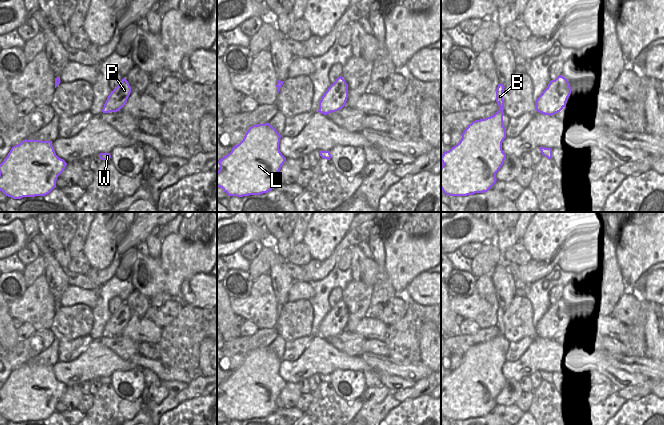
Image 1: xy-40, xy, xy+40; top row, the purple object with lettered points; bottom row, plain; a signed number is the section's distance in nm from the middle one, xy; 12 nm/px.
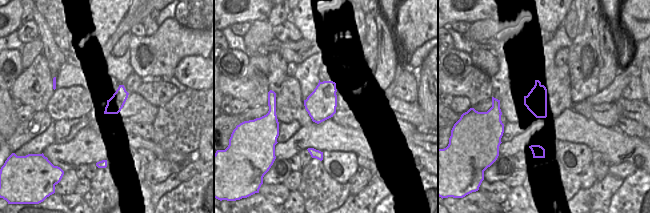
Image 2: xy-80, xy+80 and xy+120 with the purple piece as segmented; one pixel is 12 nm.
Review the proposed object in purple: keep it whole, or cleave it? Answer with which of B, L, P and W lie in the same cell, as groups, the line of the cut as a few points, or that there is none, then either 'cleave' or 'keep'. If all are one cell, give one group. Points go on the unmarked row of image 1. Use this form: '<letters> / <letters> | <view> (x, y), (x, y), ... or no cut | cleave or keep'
B L P W | no cut | keep

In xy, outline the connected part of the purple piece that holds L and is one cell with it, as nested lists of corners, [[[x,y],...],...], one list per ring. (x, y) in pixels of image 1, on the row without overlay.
[[[269,347],[251,350],[243,364],[229,378],[218,385],[217,411],[230,420],[261,419],[274,413],[276,400],[286,382],[279,374],[281,359]]]

